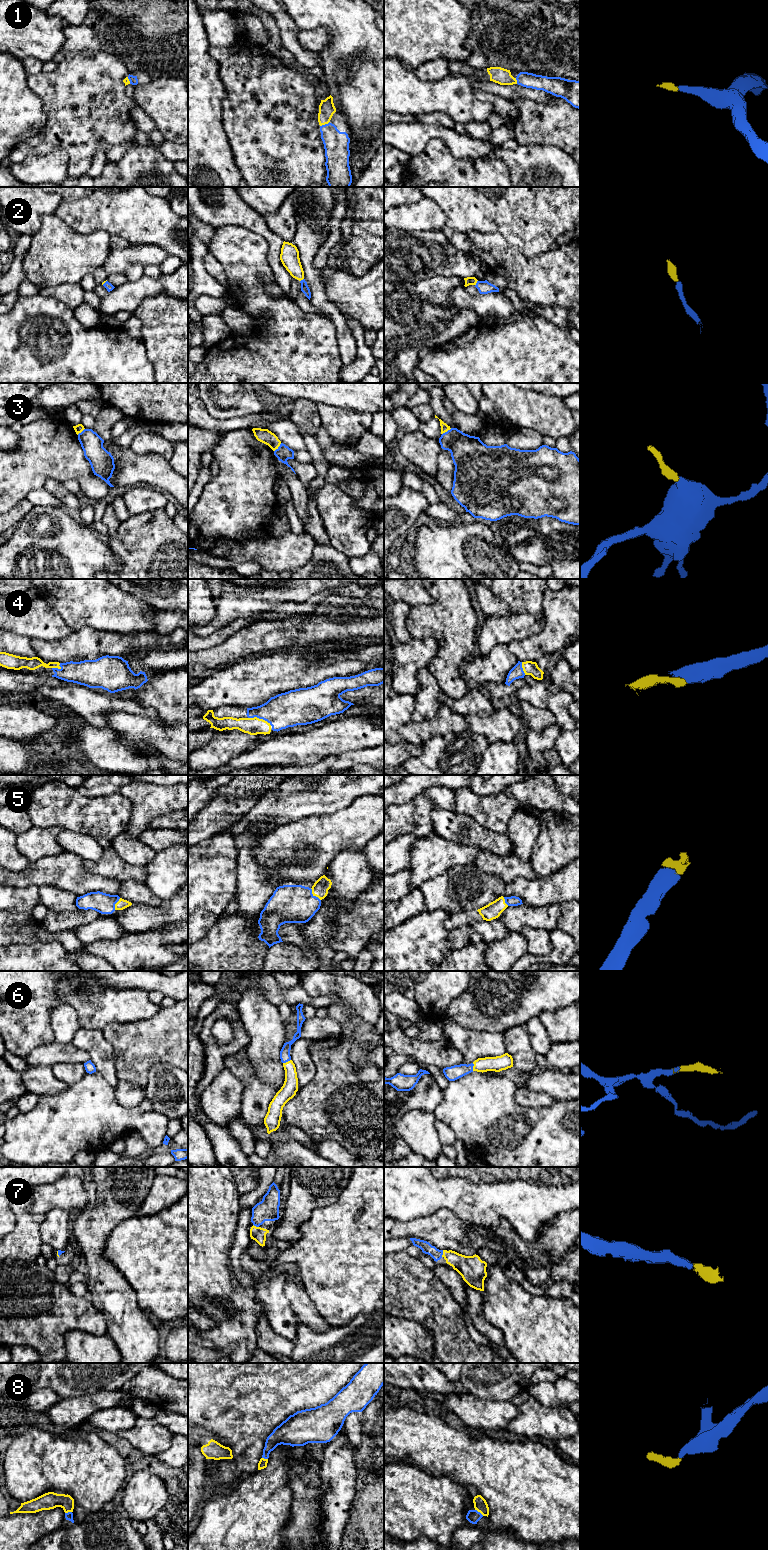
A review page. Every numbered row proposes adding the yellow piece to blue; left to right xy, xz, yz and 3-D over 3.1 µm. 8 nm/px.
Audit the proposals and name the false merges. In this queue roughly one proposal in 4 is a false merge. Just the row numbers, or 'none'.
none

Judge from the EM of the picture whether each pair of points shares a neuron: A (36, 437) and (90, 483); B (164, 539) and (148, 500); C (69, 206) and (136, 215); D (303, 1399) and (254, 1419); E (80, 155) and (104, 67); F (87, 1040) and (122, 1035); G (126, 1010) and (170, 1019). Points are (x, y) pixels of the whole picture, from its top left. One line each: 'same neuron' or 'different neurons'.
A: same neuron
B: different neurons
C: same neuron
D: same neuron
E: same neuron
F: different neurons
G: different neurons

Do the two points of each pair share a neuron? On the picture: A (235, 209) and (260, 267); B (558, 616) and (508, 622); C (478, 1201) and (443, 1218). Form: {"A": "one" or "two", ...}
{"A": "two", "B": "two", "C": "two"}

